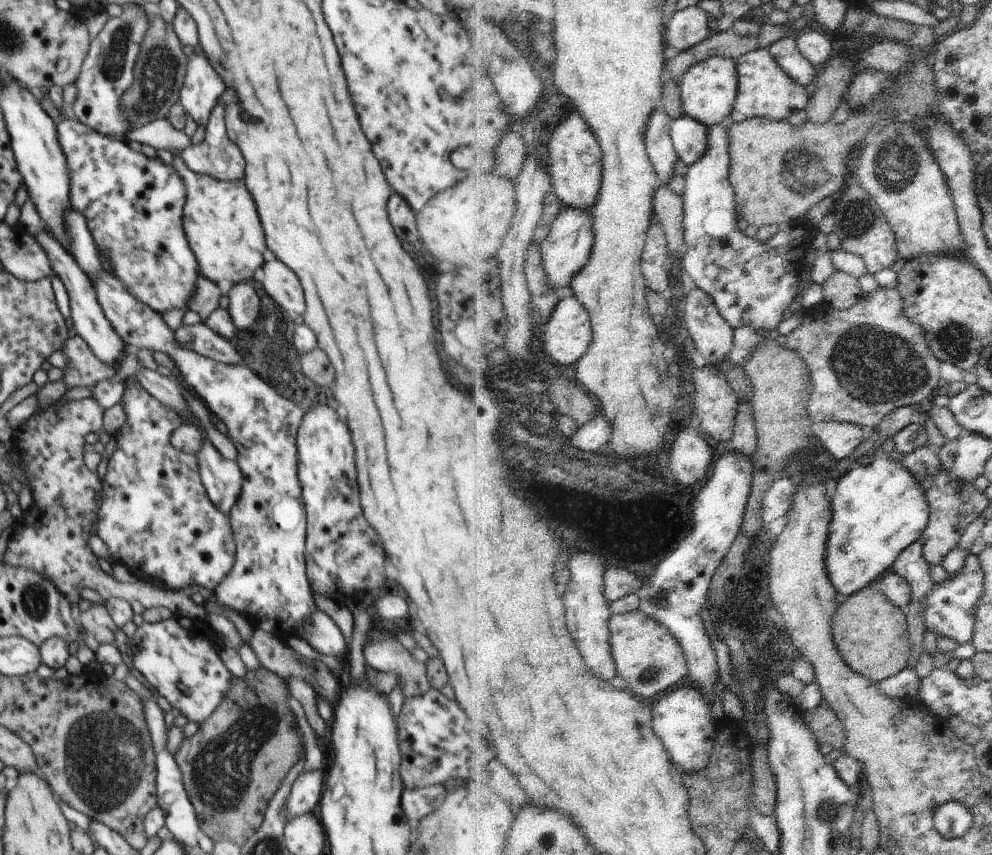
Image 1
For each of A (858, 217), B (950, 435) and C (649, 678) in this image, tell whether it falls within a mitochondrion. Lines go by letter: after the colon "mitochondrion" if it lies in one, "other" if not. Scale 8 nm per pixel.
A: mitochondrion
B: other
C: mitochondrion

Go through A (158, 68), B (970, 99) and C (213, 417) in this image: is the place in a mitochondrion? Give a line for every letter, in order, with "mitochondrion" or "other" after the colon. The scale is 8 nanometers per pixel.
A: mitochondrion
B: other
C: other

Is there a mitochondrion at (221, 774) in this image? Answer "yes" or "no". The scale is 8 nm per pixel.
yes

